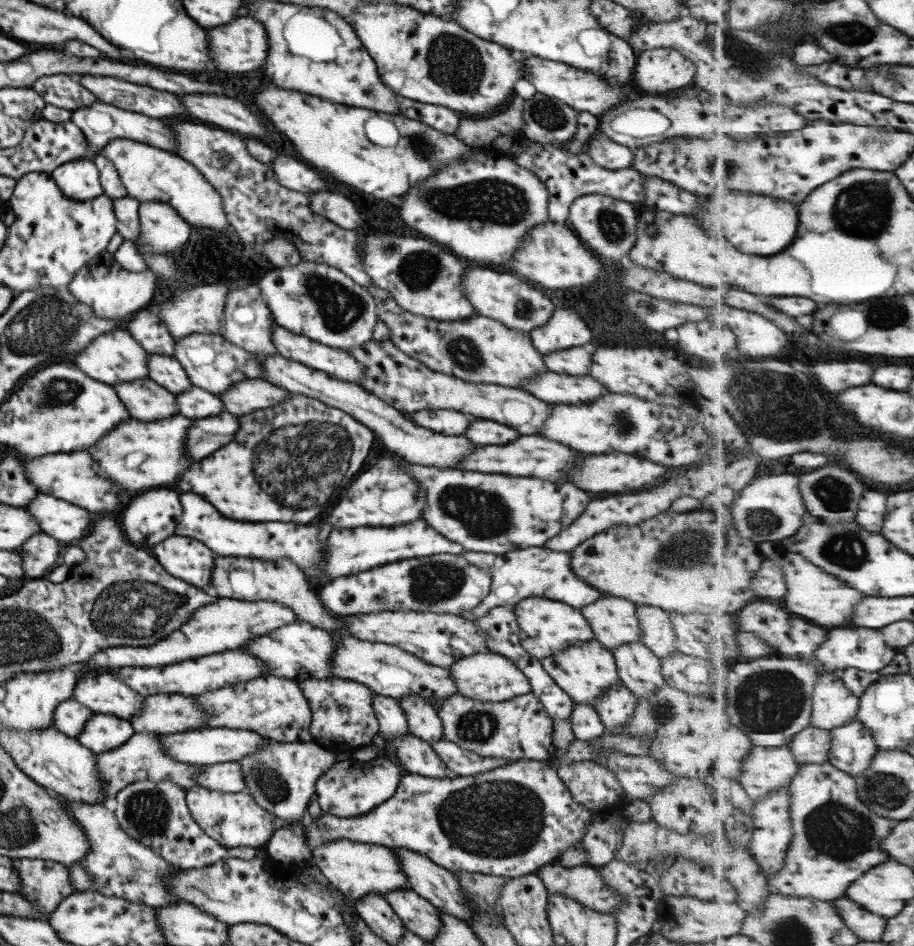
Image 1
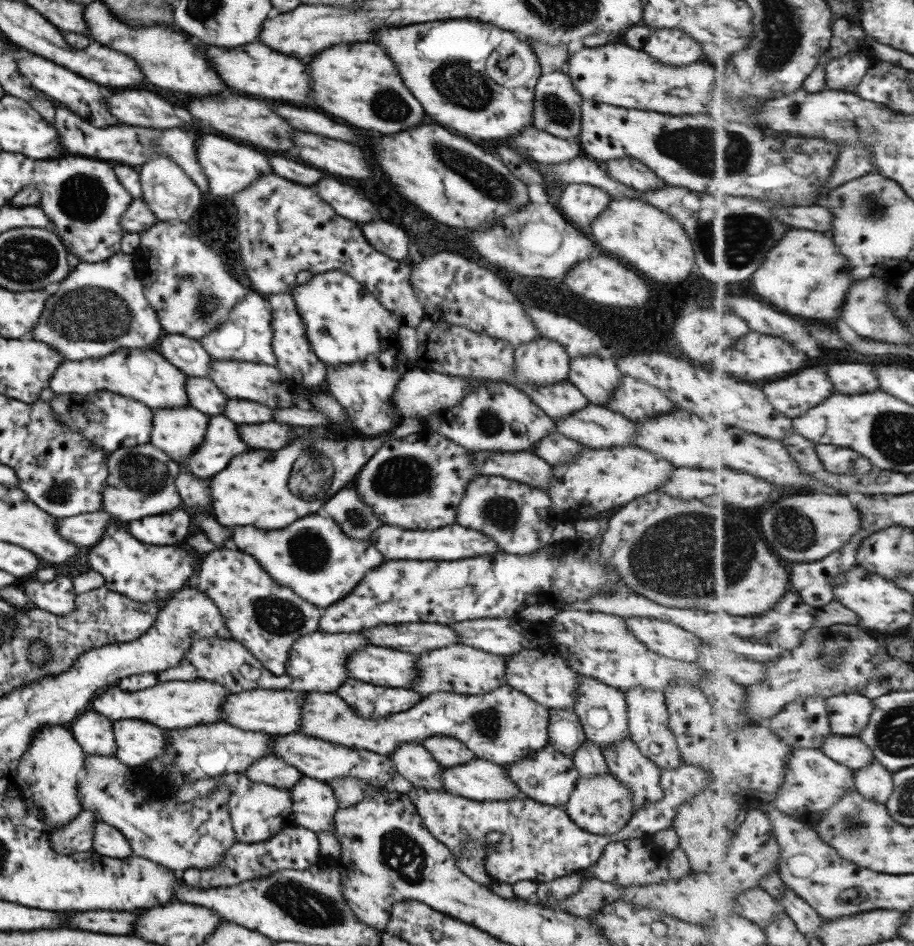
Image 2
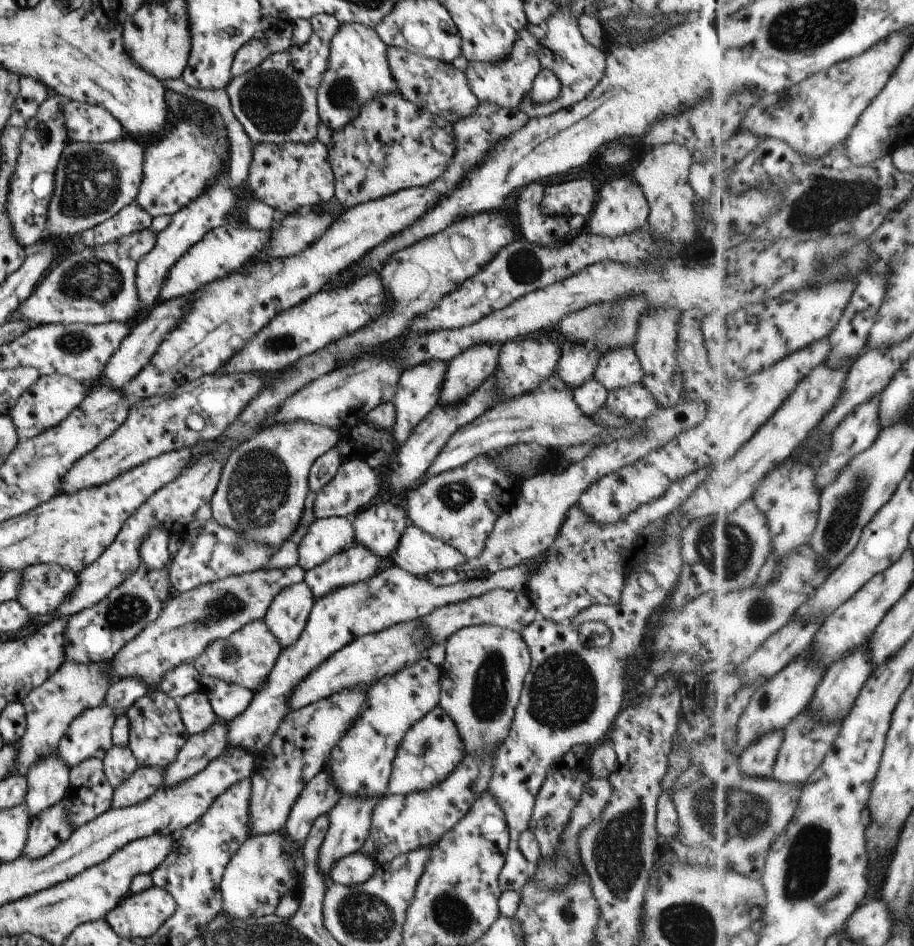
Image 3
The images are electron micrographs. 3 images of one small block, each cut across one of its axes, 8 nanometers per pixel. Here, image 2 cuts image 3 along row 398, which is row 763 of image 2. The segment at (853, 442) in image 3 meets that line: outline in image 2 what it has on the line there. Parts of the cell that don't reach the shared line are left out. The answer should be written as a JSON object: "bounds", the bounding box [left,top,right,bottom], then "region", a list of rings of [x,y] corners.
{"bounds":[855,761,895,804],"region":[[[878,761],[860,769],[855,770],[857,791],[869,800],[887,804],[887,801],[895,794],[894,774]]]}

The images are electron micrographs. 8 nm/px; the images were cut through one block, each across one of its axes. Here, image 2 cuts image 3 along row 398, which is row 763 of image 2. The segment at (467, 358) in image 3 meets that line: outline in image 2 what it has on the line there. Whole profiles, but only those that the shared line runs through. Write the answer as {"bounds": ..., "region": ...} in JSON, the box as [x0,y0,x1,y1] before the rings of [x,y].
{"bounds":[419,736,475,768],"region":[[[431,736],[419,744],[442,768],[453,768],[475,758],[461,742],[449,736]]]}

